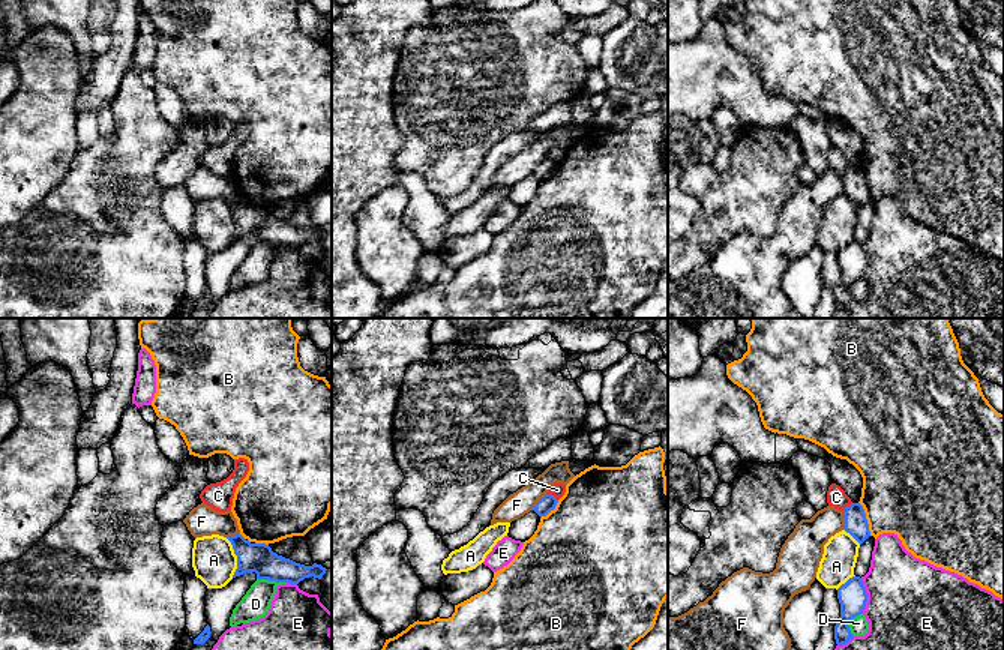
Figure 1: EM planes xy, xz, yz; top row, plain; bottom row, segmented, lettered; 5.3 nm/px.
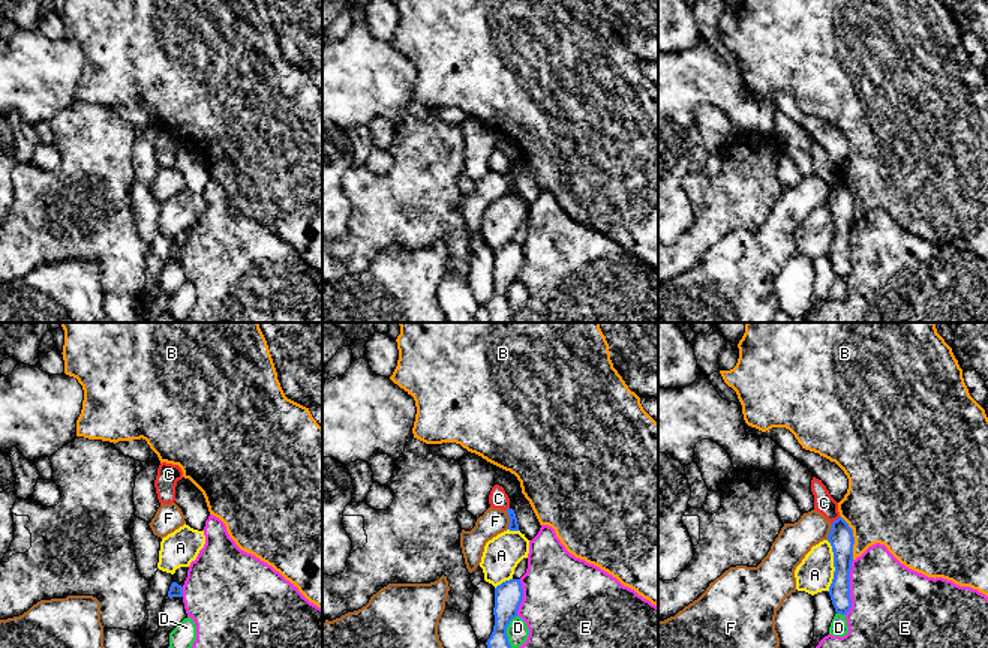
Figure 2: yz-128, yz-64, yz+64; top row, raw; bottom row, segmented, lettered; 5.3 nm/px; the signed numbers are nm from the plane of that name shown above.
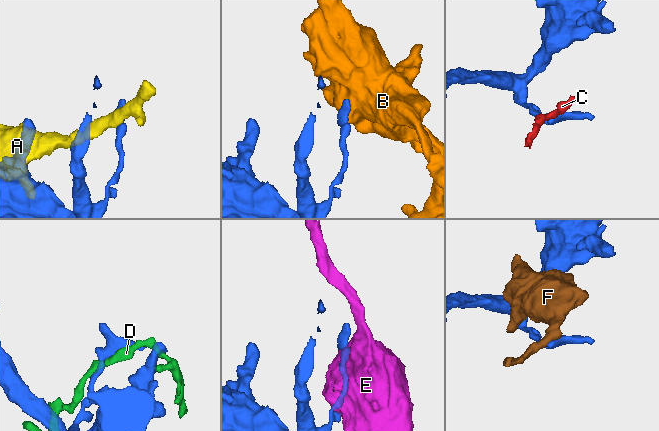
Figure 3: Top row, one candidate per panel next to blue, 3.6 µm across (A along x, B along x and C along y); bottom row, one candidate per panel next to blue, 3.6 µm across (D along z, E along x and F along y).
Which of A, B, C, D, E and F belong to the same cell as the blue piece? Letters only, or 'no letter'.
no letter

